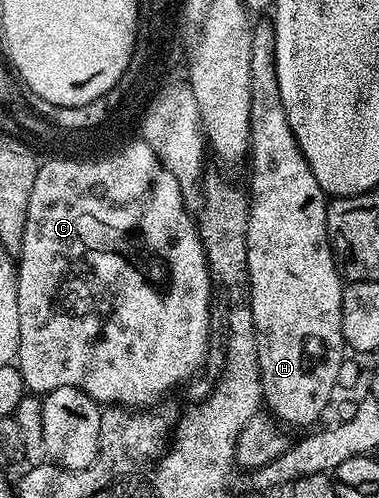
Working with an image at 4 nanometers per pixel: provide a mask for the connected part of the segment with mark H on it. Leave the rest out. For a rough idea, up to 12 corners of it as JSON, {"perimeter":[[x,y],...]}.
{"perimeter":[[254,23],[247,285],[263,402],[332,405],[345,282]]}

